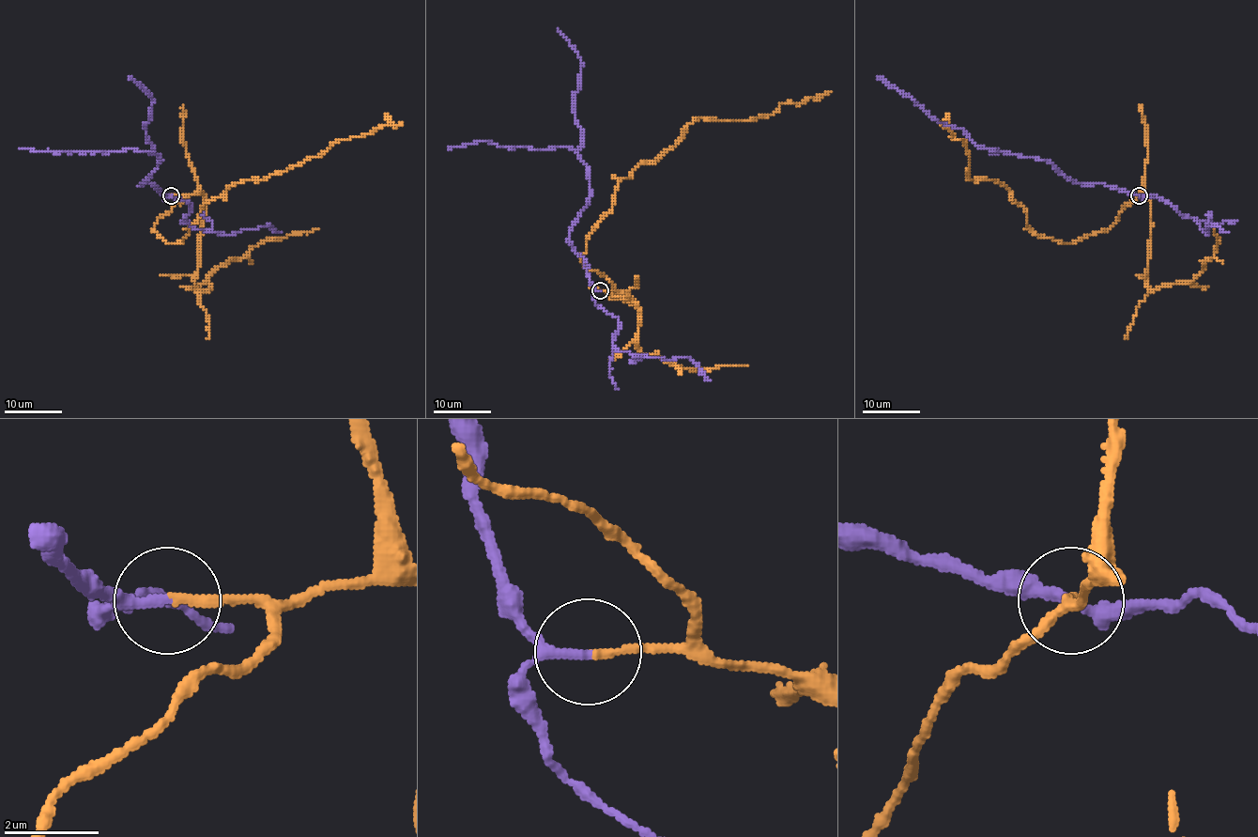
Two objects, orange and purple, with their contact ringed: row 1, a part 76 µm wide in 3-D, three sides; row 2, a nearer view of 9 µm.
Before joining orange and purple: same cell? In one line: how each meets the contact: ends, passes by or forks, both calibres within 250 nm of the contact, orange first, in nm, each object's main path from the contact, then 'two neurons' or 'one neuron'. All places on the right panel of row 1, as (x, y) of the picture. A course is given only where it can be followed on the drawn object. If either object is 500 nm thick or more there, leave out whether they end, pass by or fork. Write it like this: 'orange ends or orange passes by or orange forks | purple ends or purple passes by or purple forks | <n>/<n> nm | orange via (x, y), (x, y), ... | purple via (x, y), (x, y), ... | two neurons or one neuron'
orange ends | purple passes by | 180/170 nm | orange via (1139, 195), (1099, 233), (1072, 242), (1035, 234), (1024, 209), (1004, 185), (967, 177), (965, 143), (940, 121) | purple via (1139, 195), (1111, 190), (1104, 183), (1077, 183), (1043, 159), (980, 147), (961, 129), (938, 121), (878, 77) | one neuron

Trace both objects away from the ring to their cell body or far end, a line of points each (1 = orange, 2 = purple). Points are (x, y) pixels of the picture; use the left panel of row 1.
1: (171, 195), (184, 199), (152, 228), (168, 242), (182, 241), (209, 199), (233, 185), (403, 121)
2: (171, 195), (151, 183), (141, 183), (161, 159), (149, 152), (152, 147), (144, 126), (152, 99), (128, 77)

